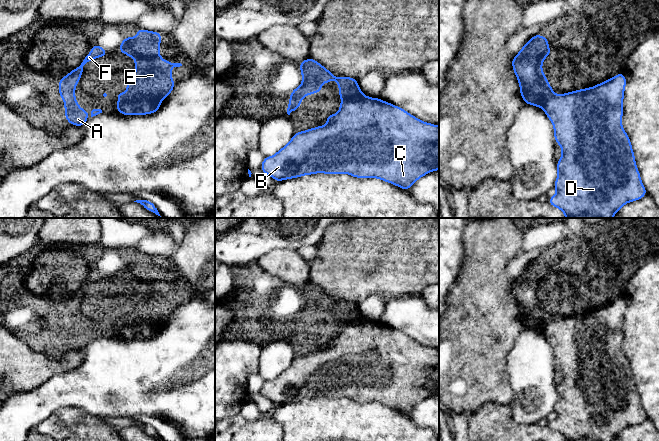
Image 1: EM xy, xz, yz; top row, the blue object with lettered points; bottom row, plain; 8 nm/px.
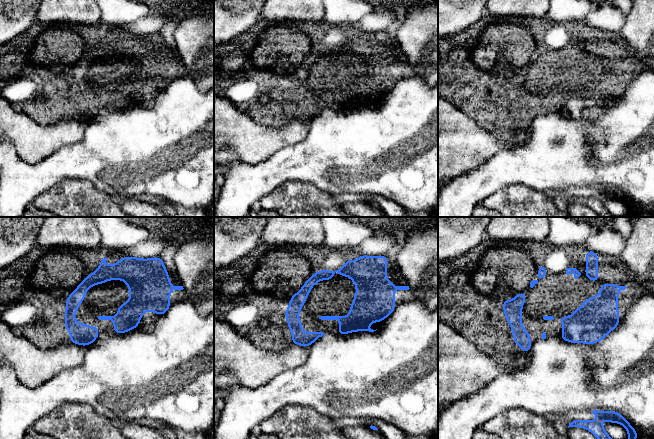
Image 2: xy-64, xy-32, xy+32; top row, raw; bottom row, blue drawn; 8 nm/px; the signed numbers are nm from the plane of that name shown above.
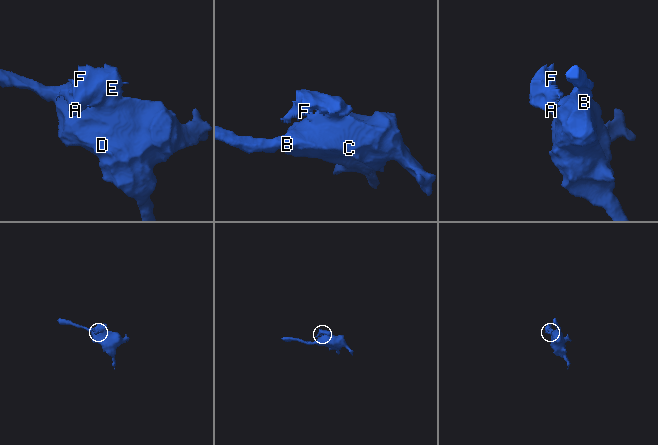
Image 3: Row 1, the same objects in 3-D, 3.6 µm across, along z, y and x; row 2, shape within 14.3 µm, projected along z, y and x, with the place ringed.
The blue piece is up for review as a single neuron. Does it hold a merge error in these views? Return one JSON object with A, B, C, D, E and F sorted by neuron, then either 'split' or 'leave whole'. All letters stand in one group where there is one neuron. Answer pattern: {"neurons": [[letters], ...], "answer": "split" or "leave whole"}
{"neurons": [["A", "E", "F"], ["B", "C", "D"]], "answer": "split"}

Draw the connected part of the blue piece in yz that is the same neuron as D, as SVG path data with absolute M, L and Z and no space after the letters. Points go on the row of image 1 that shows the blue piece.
M620 72L594 87L557 95L541 106L554 126L555 142L562 147L562 157L557 161L558 177L554 183L557 193L547 202L562 210L566 218L613 218L623 205L647 195L630 139L621 124L625 87L626 77Z

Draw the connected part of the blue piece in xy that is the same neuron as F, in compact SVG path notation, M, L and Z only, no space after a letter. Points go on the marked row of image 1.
M95 44L91 52L79 63L78 69L73 69L66 77L59 80L60 97L65 101L65 117L71 125L84 126L87 122L87 111L79 108L79 103L75 100L75 86L79 83L79 78L83 75L83 66L88 61L93 61L96 57L105 57L107 50Z

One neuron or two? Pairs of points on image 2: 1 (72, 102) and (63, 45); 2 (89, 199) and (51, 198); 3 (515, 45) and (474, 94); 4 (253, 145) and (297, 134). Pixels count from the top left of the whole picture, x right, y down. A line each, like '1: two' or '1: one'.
1: one
2: one
3: one
4: one

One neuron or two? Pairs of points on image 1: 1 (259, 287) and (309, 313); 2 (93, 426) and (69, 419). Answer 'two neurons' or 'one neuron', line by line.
1: one neuron
2: one neuron

